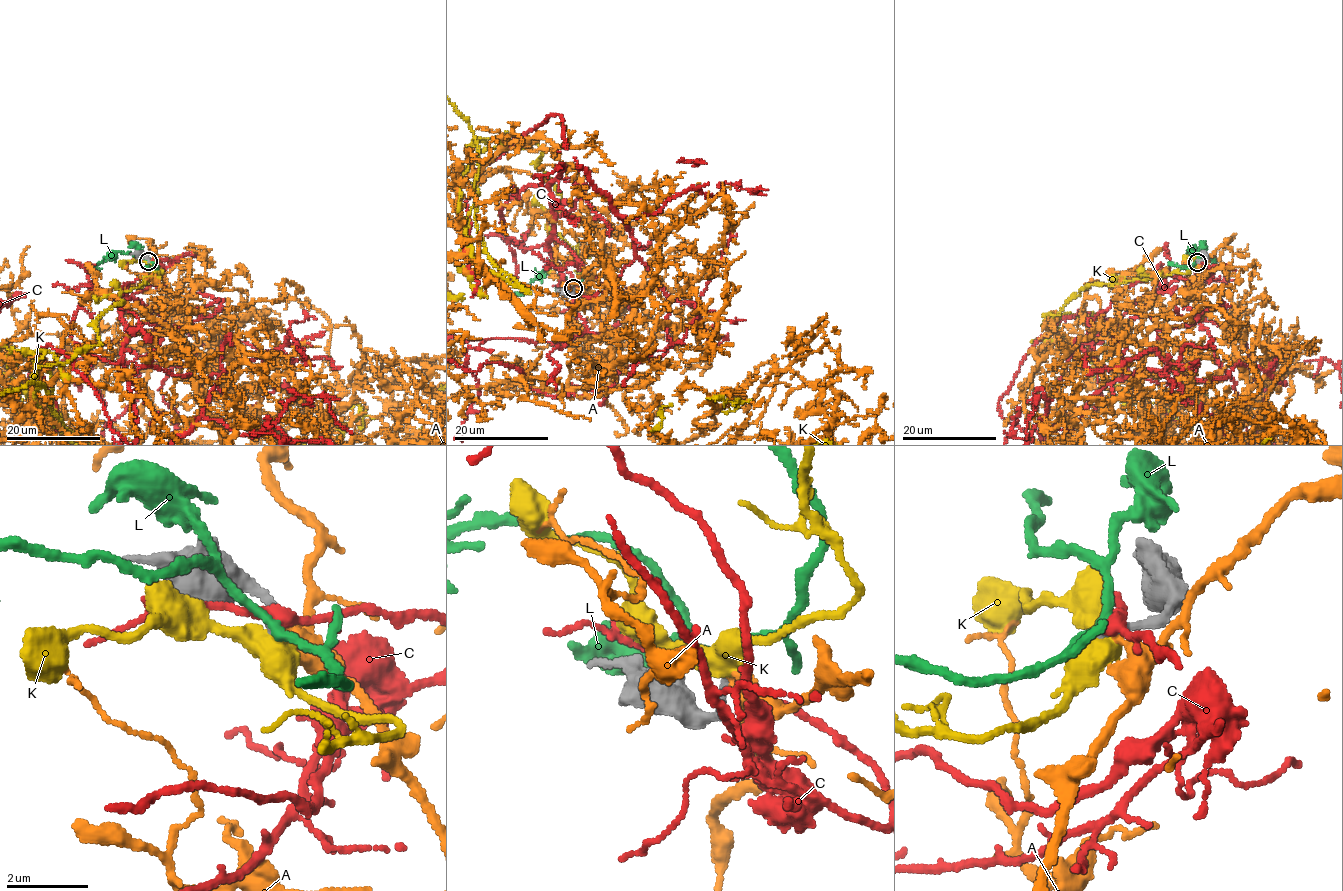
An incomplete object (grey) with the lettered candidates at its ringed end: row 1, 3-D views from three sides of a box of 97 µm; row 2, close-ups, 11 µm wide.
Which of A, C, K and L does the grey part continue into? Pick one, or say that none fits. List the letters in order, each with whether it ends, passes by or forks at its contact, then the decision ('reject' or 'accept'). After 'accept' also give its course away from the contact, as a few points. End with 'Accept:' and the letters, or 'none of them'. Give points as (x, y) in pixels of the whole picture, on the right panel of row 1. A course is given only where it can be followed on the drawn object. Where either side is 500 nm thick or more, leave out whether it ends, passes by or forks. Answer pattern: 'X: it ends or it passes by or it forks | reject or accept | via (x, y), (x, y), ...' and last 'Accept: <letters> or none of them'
A: it ends | reject
C: it passes by | reject
K: reject
L: it passes by | reject
Accept: none of them

